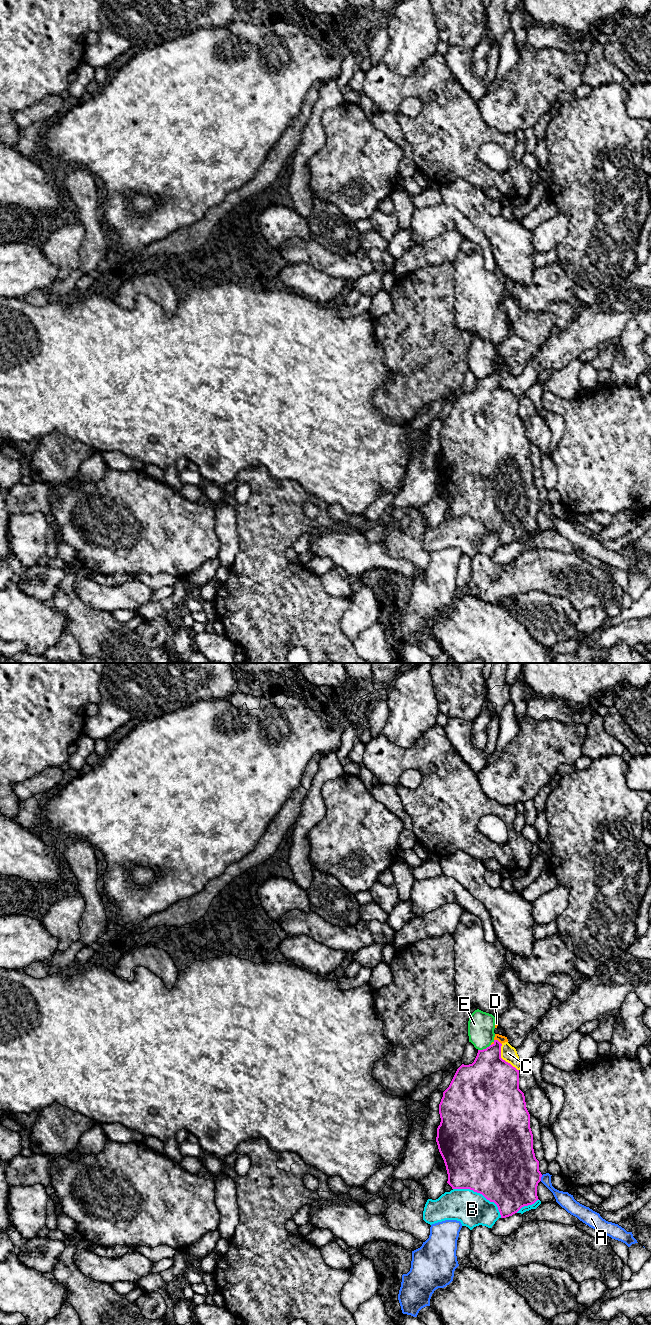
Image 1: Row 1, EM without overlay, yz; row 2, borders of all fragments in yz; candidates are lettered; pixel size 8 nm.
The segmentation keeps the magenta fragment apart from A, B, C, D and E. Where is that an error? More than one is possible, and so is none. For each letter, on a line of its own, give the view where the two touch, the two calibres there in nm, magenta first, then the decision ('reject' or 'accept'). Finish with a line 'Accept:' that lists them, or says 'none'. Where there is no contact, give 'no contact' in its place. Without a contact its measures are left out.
A: contact in yz; calibres 480 and 110 nm; reject
B: contact in yz; calibres 500 and 280 nm; reject
C: contact in yz; calibres 480 and 130 nm; reject
D: contact in yz; calibres 280 and 60 nm; reject
E: contact in yz; calibres 380 and 220 nm; reject
Accept: none

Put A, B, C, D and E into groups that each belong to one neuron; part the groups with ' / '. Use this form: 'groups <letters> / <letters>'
groups A / B / C D E

